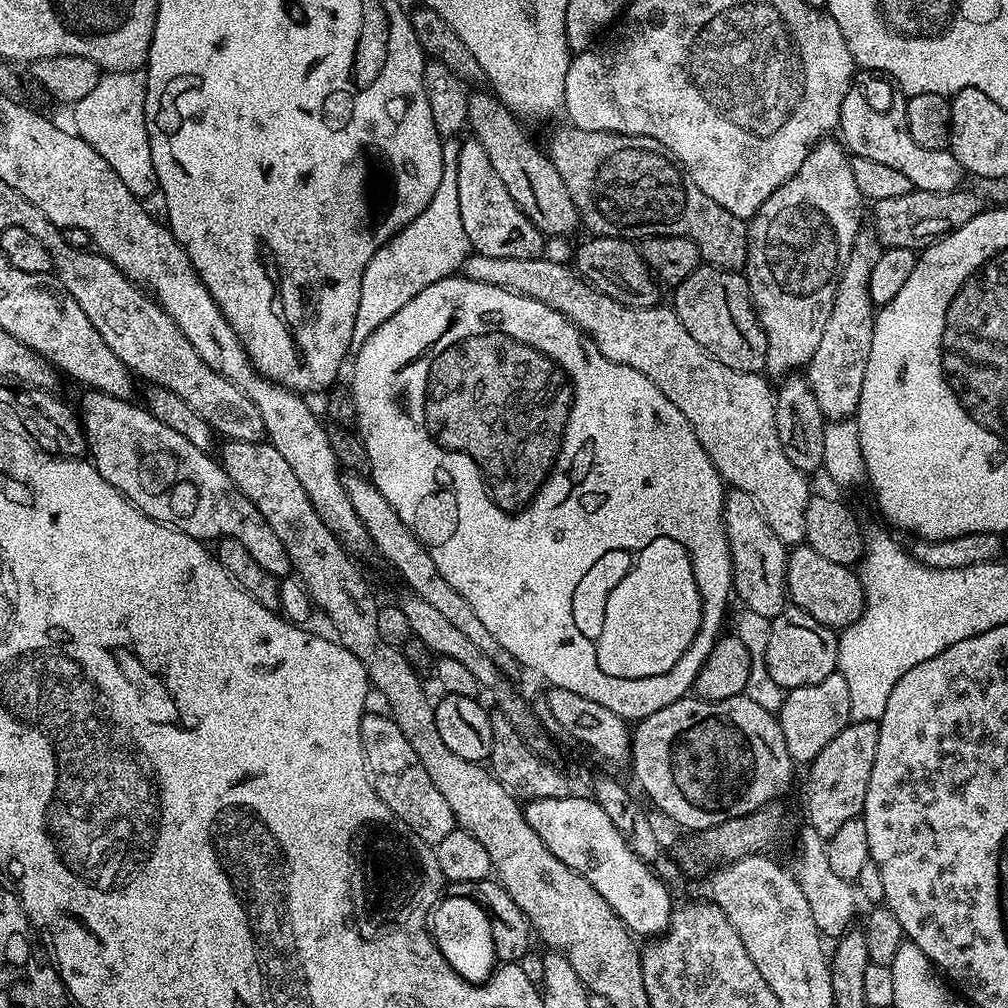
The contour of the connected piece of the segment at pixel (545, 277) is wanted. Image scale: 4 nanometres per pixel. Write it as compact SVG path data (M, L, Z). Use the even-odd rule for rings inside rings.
M469 255L465 259L462 269L463 275L474 282L482 282L490 286L498 286L502 290L510 290L517 292L519 296L529 296L538 302L542 302L546 306L550 306L550 310L558 310L558 314L565 316L574 327L580 329L585 336L598 346L598 350L602 350L602 354L606 358L610 358L610 362L615 364L625 364L634 370L638 370L642 374L646 374L646 378L650 378L650 382L654 382L654 386L658 386L658 390L662 390L662 394L666 394L666 398L670 398L670 402L674 402L674 406L678 406L678 410L682 410L682 414L686 414L686 418L690 422L690 426L694 430L694 434L698 438L698 442L702 442L702 450L706 450L706 454L710 458L710 462L714 462L714 466L718 470L720 479L725 485L731 486L738 491L745 491L754 498L761 511L764 512L765 518L774 530L774 534L782 541L785 546L799 546L805 543L804 535L806 534L806 508L808 506L808 497L810 489L808 489L809 477L798 470L798 466L794 466L794 462L790 462L790 458L786 458L786 450L782 450L782 442L778 442L778 426L776 425L776 401L774 399L773 385L768 385L769 381L763 375L755 372L739 372L738 370L730 370L730 366L722 366L722 362L718 362L713 358L708 351L702 346L698 346L698 342L694 342L694 338L690 338L690 334L686 330L686 326L682 326L682 322L676 316L675 311L668 306L657 306L655 308L631 308L622 302L618 302L614 298L610 298L605 292L599 292L594 285L589 284L575 267L568 264L560 264L554 258L490 258L489 256Z

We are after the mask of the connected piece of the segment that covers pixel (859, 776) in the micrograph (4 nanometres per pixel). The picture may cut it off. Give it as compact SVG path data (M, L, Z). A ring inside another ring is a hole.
M857 720L849 723L847 728L807 765L808 772L808 797L804 804L808 807L808 818L806 824L818 830L818 834L827 838L833 836L846 822L857 819L863 813L866 802L866 790L870 786L870 770L874 770L874 754L878 750L879 723L875 720Z

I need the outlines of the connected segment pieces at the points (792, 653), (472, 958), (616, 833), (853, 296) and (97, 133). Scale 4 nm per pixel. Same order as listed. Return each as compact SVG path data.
M785 607L777 616L771 617L764 656L766 670L783 690L822 682L822 678L830 678L830 674L837 671L839 645L840 641L833 629L810 618L810 614L806 614L800 608Z
M445 895L443 899L435 905L437 908L432 914L432 928L430 927L430 935L435 940L438 950L463 980L469 980L476 985L491 981L498 961L488 913L481 904L468 896Z
M570 794L566 798L538 798L527 801L523 805L524 817L526 822L530 822L530 826L534 826L534 834L538 834L538 838L542 838L542 842L546 842L546 846L550 850L550 854L554 854L554 858L566 862L566 866L570 866L570 870L582 874L582 878L586 878L586 882L590 882L590 886L594 886L594 890L598 890L598 894L602 894L602 898L606 898L606 902L610 902L610 910L614 910L614 914L618 914L618 918L622 918L622 922L628 927L629 932L637 937L644 936L643 938L659 936L668 927L668 919L671 918L674 911L672 896L668 893L669 885L660 879L645 860L638 858L638 854L634 854L634 850L630 850L626 838L620 833L618 826L614 826L614 822L610 822L606 810L602 810L602 806L597 804L595 799L585 796Z
M861 227L854 238L850 258L838 278L838 290L834 294L834 306L830 319L822 333L822 342L814 350L814 358L806 366L806 379L825 421L849 419L855 413L862 394L862 378L866 374L866 362L870 358L870 342L874 338L876 317L870 294L870 276L877 265L882 245L871 227Z
M143 71L109 72L101 75L98 86L86 94L86 98L79 100L71 109L72 124L76 135L80 136L106 162L110 162L110 170L122 178L126 190L130 194L141 198L156 196L158 185L154 158L150 158L150 138L146 130L146 114L144 113L144 99L146 98L146 76Z

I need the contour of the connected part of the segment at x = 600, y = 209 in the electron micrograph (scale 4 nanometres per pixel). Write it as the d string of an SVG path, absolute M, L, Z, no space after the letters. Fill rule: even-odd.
M565 126L560 128L546 143L546 151L548 157L552 159L552 164L558 170L558 174L562 178L562 182L566 182L566 190L570 190L570 198L574 202L574 206L580 211L580 219L583 227L589 228L592 236L623 236L626 240L633 242L643 241L650 236L689 236L698 246L701 261L705 264L712 264L716 268L730 268L740 270L748 263L748 224L738 219L734 214L730 214L730 210L726 210L722 206L718 206L718 202L714 202L714 198L710 198L706 194L702 194L702 190L698 190L695 182L689 178L687 171L662 146L662 142L658 142L654 138L646 138L645 136L623 136L617 132L591 132L590 130L582 130Z

